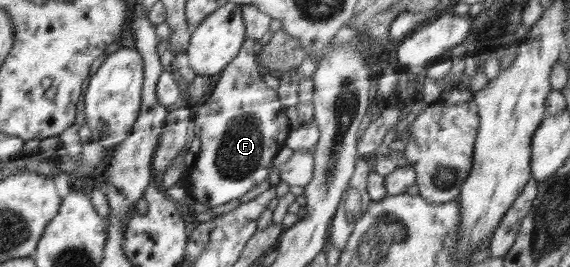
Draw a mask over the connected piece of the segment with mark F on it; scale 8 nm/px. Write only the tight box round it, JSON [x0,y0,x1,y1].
[180,38,291,206]

